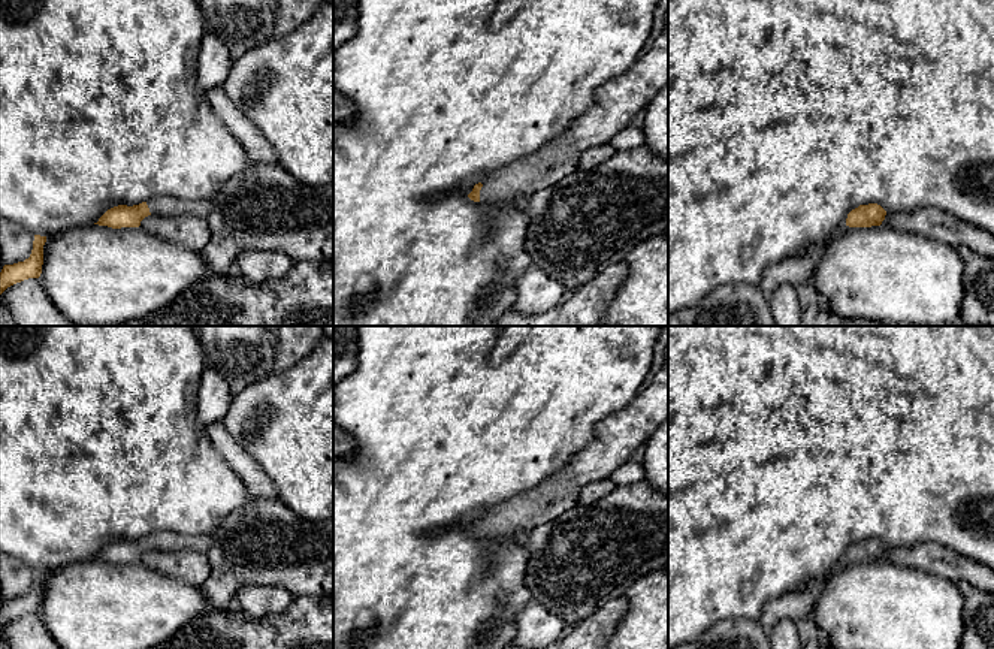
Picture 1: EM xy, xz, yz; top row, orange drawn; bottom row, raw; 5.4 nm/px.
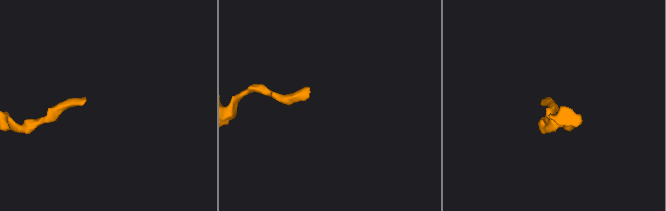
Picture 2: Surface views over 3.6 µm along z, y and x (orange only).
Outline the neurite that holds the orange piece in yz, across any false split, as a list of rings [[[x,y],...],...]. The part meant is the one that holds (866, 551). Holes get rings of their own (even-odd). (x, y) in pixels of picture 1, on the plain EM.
[[[877,538],[859,540],[848,549],[846,561],[849,562],[871,562],[880,561],[886,546]]]

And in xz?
[[[668,345],[655,380],[623,408],[599,420],[595,425],[593,440],[578,450],[568,464],[553,477],[534,489],[519,493],[499,505],[489,508],[475,519],[468,532],[474,537],[504,537],[517,528],[534,529],[547,523],[574,505],[583,486],[592,482],[607,480],[611,473],[628,462],[631,455],[646,444],[652,432],[668,419]]]

